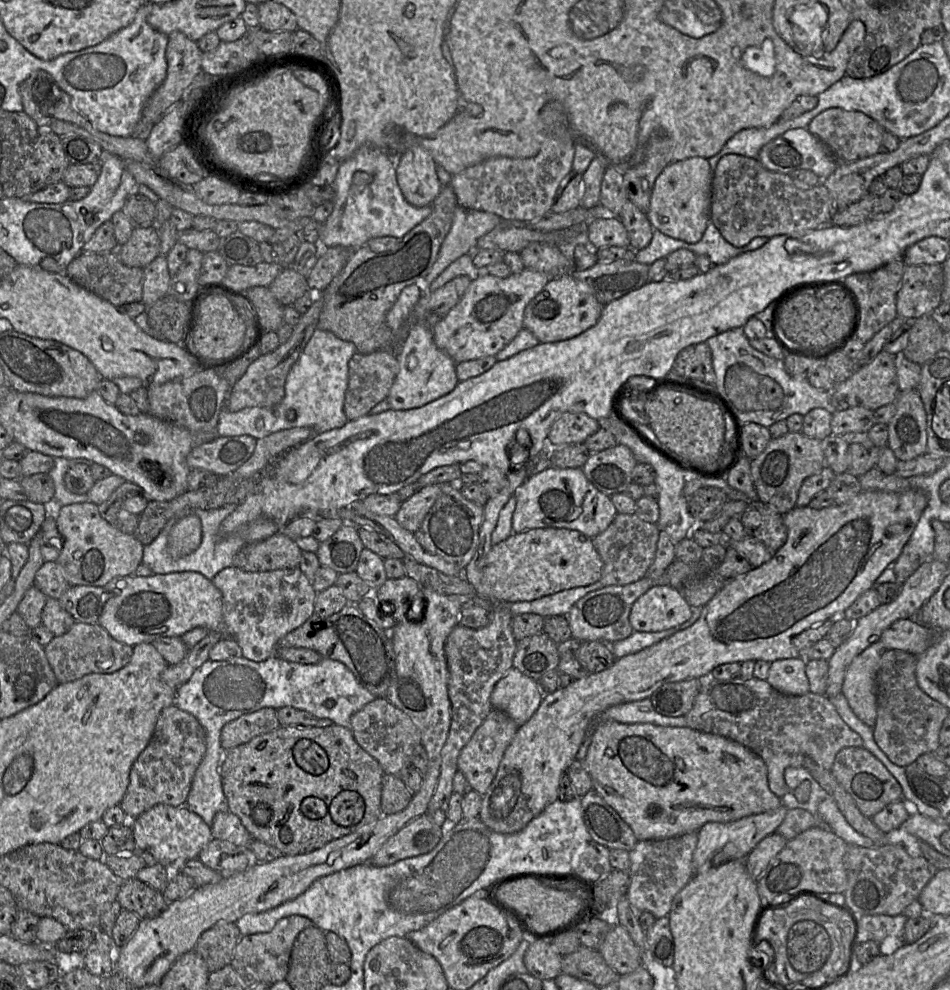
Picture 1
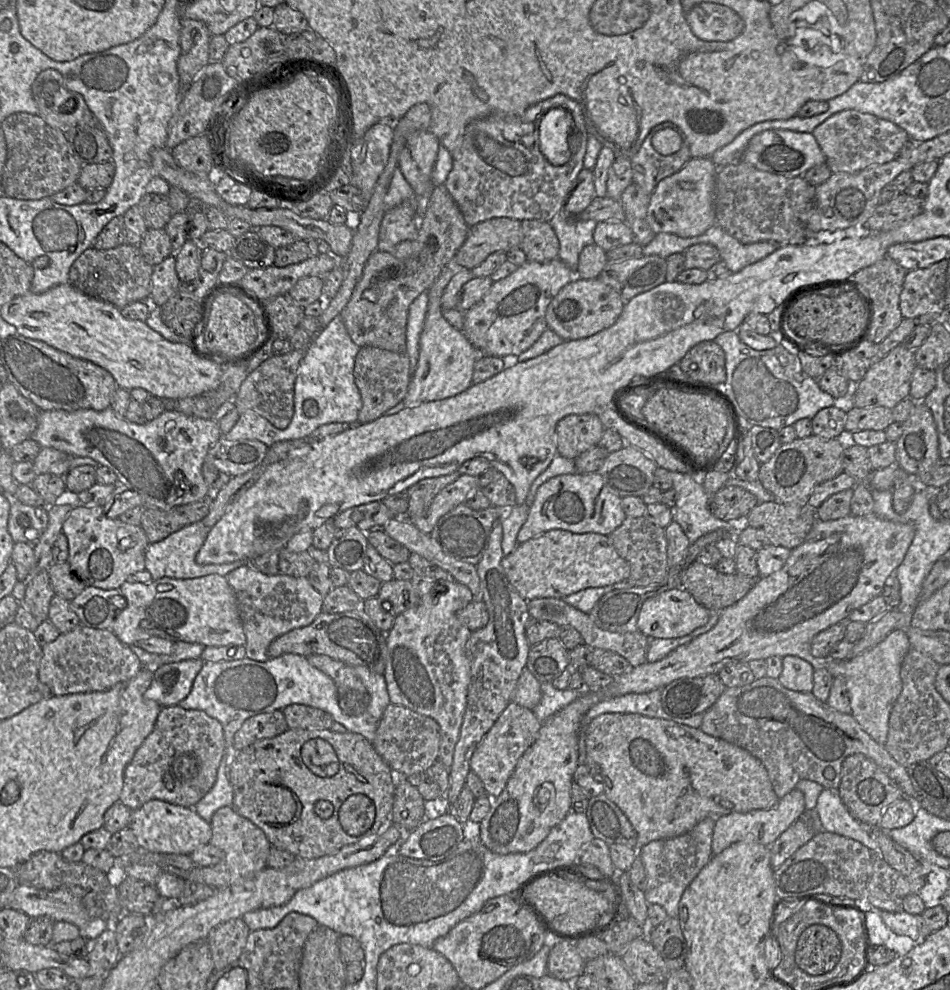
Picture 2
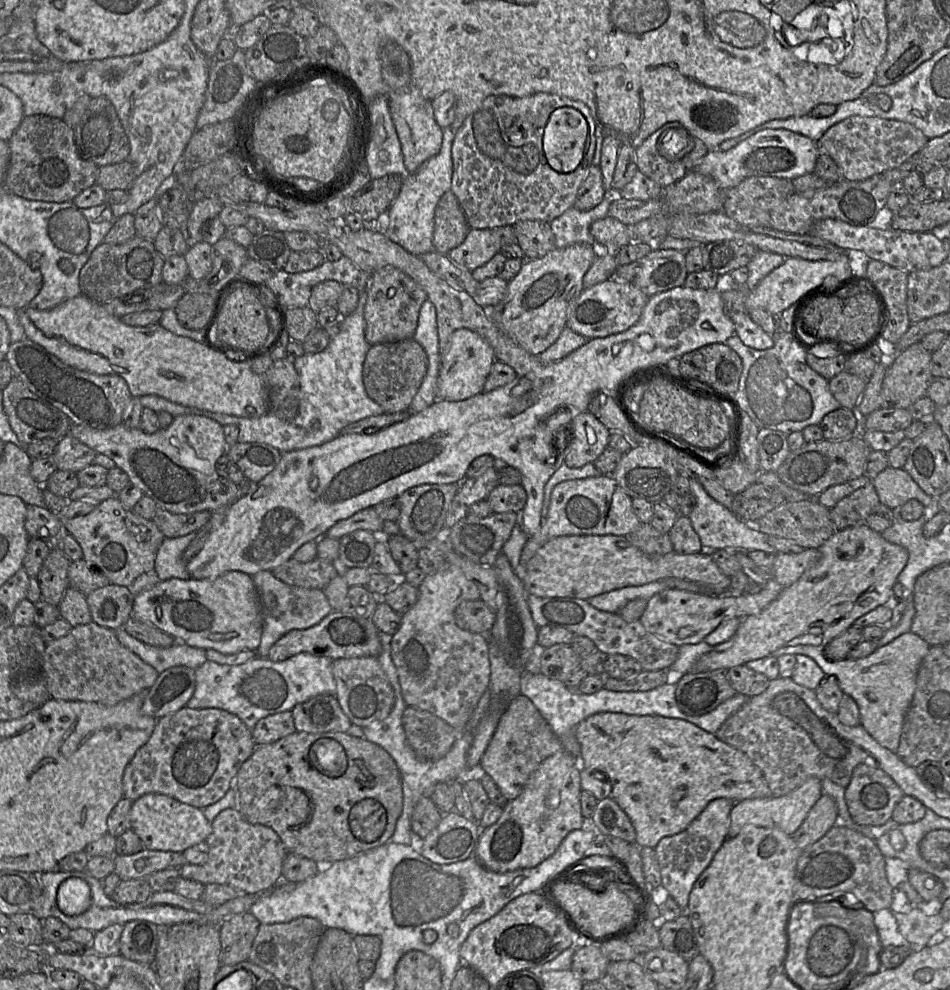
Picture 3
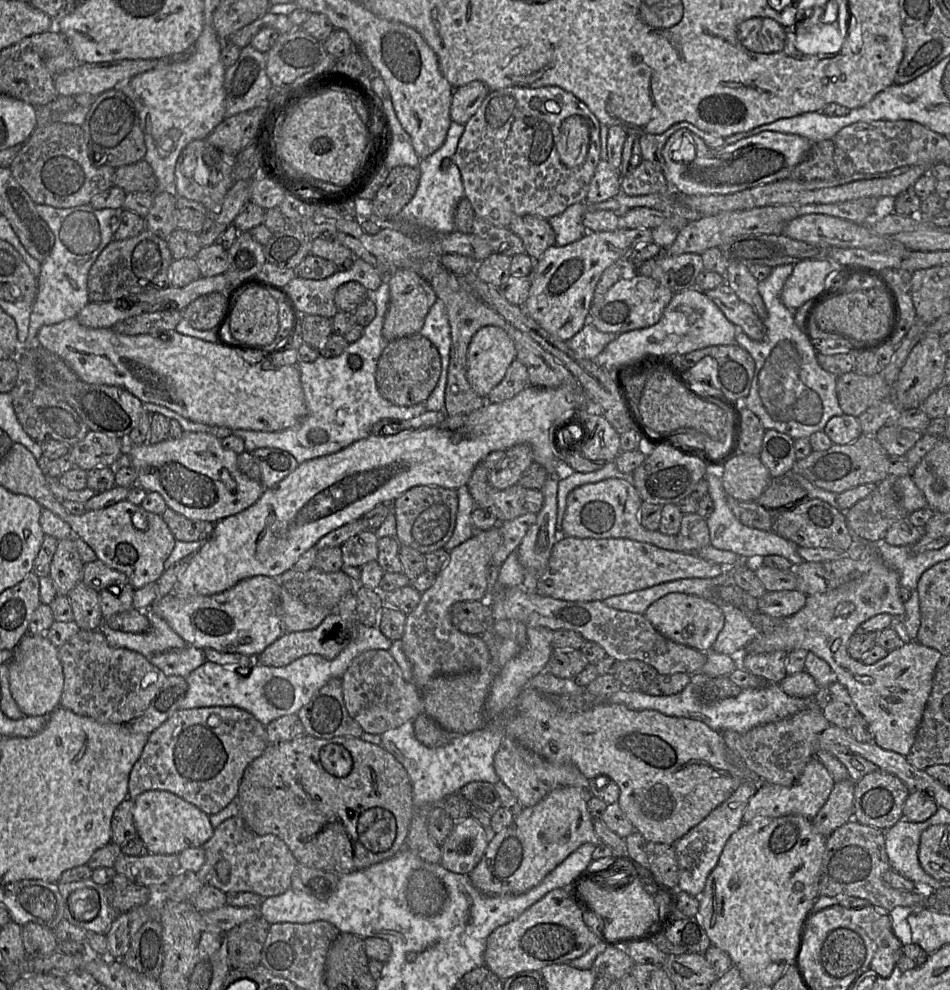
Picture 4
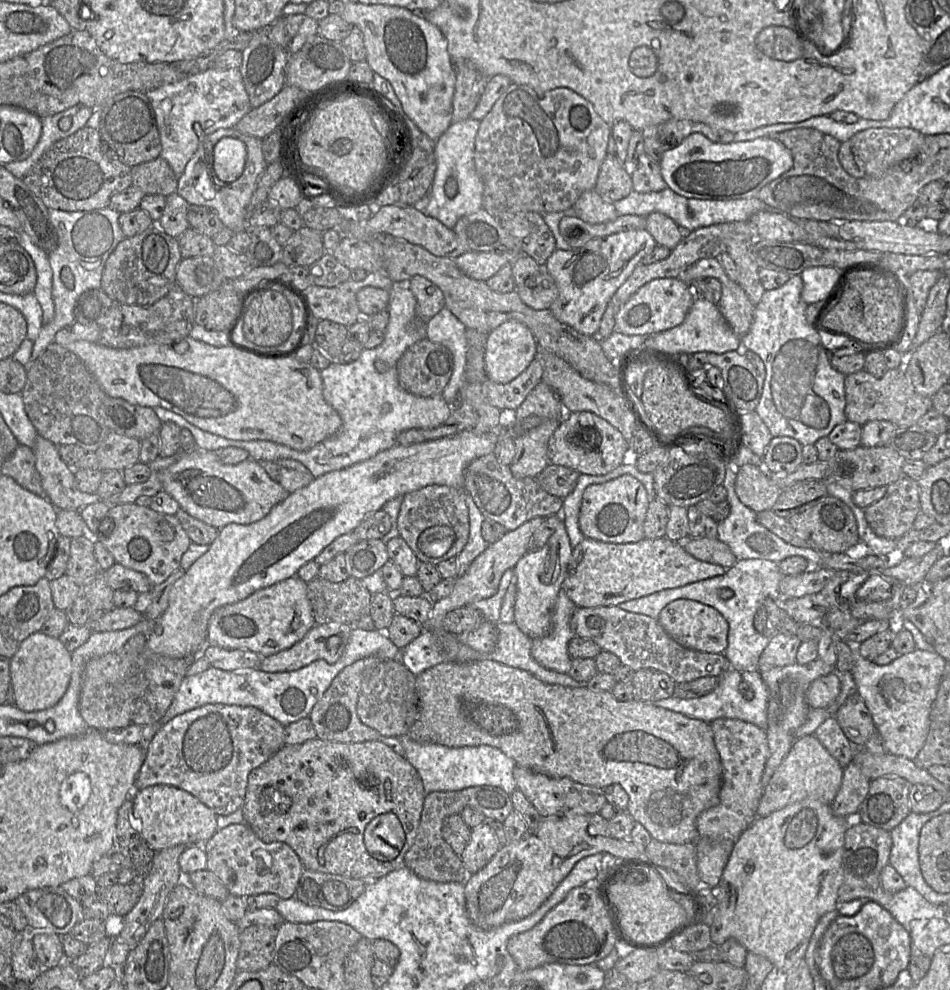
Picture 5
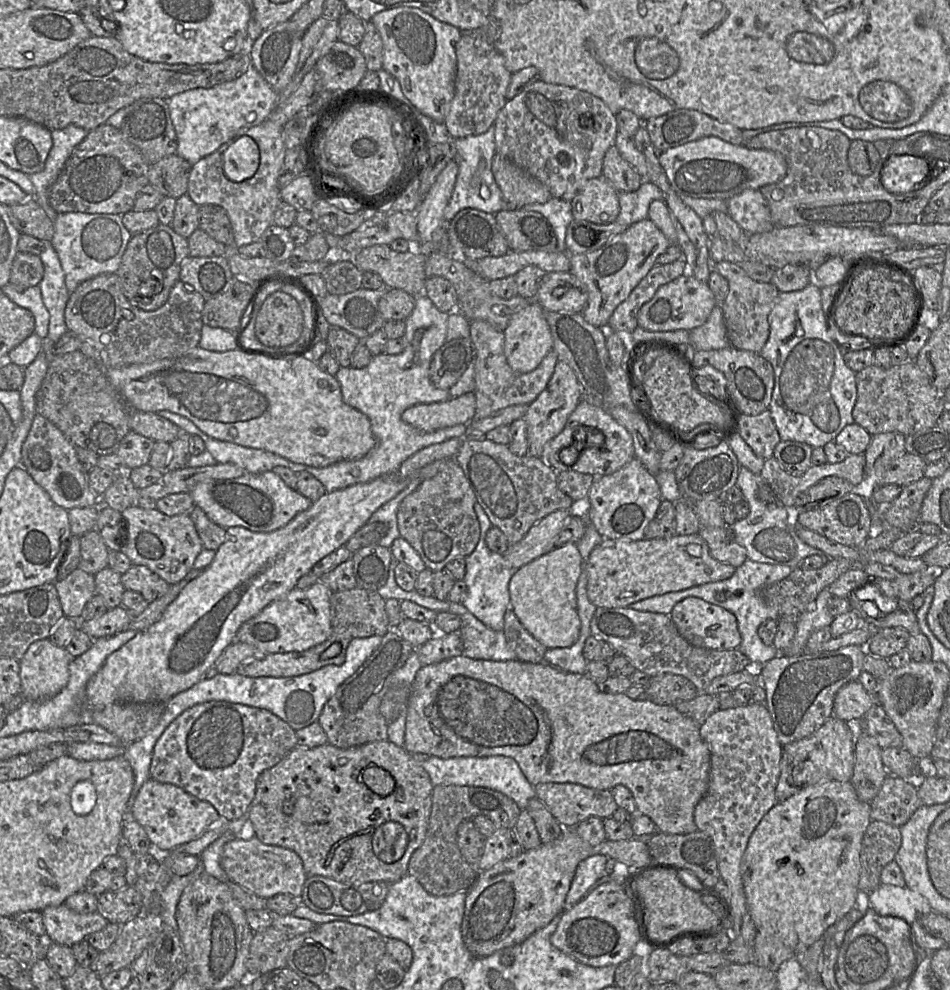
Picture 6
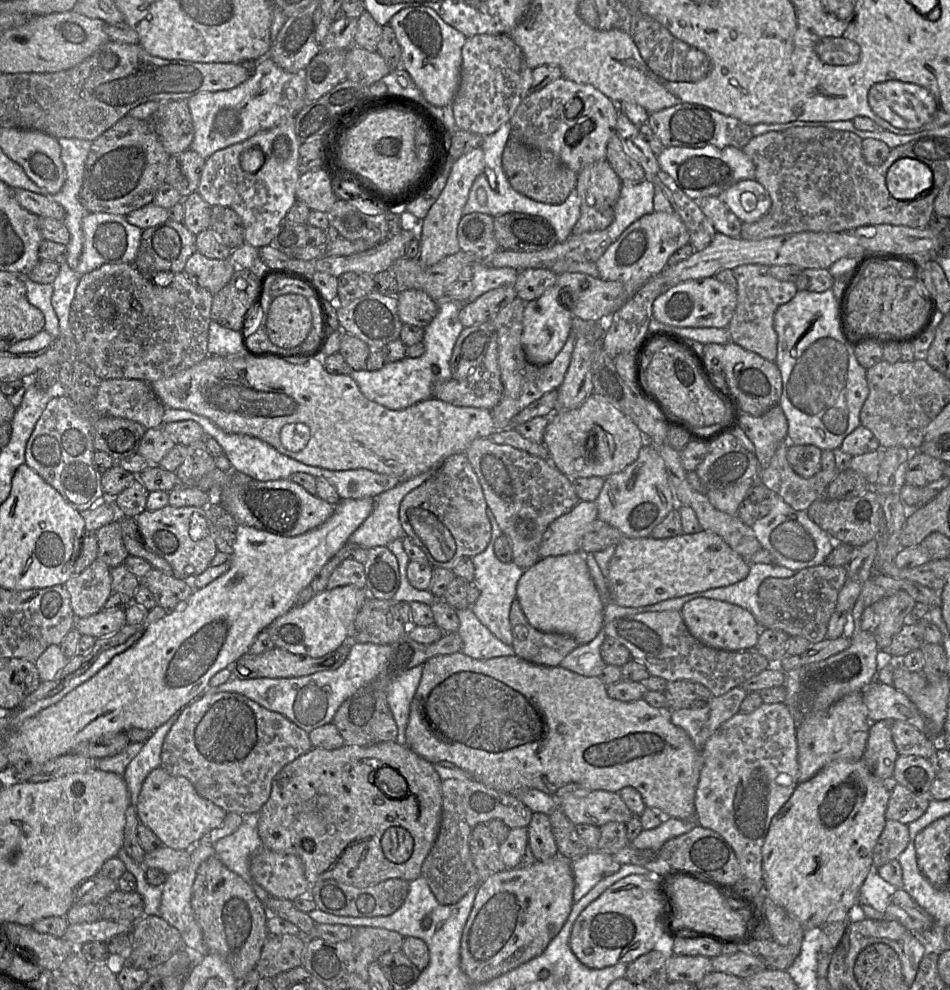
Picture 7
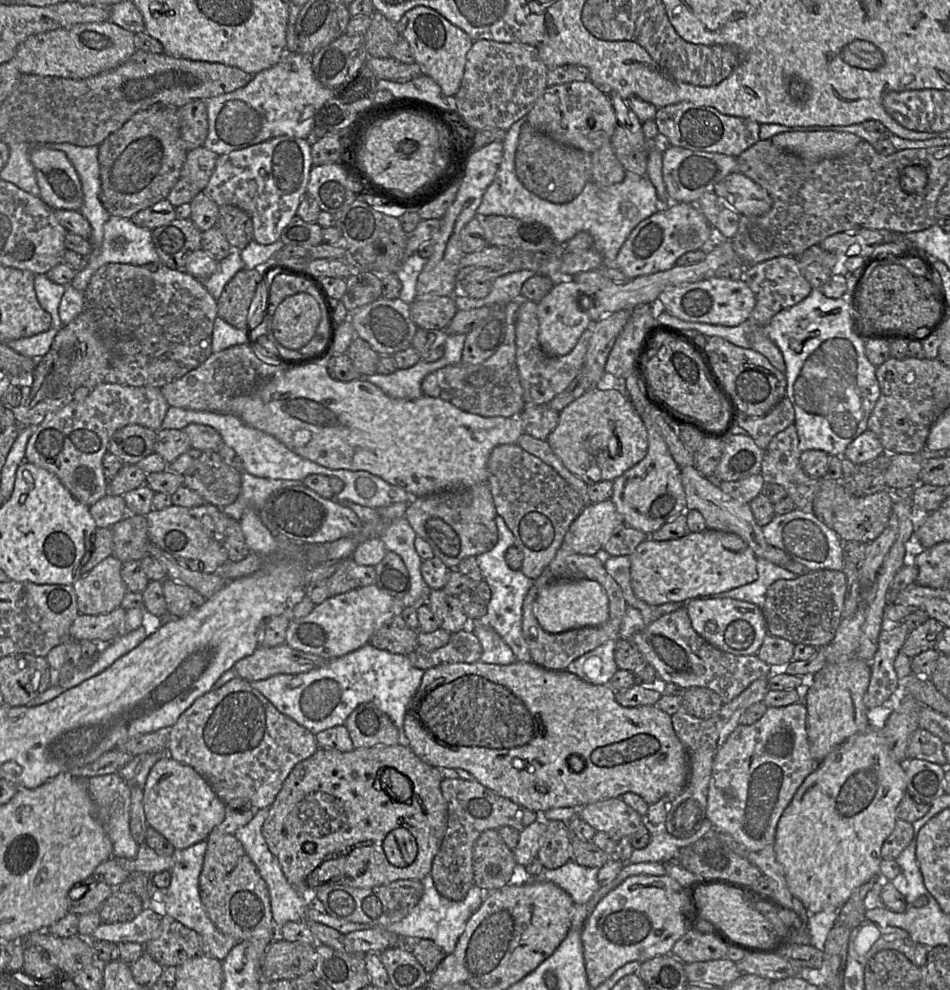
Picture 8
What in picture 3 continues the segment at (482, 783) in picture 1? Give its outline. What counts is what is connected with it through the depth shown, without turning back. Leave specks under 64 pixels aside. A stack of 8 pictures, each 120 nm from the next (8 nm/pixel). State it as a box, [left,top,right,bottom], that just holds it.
[480,694,564,801]

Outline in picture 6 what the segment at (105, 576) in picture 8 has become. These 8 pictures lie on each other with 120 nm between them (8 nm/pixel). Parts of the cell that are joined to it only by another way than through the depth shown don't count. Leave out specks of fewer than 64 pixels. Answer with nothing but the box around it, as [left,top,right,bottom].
[54,568,96,620]

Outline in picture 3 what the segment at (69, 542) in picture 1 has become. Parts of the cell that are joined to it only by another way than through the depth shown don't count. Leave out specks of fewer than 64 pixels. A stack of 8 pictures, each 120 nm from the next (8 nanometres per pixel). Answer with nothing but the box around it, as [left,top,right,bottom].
[61,496,165,588]

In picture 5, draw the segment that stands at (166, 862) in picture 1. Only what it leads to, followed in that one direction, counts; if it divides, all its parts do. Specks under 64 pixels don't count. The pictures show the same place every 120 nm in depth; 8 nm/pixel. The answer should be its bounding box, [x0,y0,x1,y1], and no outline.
[133,785,217,851]

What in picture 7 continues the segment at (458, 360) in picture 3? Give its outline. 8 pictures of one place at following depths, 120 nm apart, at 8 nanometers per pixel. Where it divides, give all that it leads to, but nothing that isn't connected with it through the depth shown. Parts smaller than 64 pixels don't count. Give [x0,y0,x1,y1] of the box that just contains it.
[521,286,575,365]

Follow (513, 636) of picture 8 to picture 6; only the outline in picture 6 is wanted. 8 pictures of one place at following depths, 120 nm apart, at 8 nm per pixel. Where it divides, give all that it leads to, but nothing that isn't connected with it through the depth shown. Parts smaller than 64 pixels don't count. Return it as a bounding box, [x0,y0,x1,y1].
[461,502,517,631]

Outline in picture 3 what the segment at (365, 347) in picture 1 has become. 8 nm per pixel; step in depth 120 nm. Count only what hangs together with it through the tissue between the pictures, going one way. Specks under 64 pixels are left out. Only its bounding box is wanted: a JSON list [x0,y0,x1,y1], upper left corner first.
[364,189,470,344]

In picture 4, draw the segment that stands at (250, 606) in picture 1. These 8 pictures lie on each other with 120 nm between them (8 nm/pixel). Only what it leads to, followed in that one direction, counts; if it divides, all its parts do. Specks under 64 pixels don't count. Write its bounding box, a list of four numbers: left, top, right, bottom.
[278,587,329,634]

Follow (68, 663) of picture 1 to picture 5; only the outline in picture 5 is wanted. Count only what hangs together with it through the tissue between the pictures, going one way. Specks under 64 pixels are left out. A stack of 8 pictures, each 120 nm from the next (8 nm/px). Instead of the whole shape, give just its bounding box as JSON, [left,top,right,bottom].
[79,633,193,731]

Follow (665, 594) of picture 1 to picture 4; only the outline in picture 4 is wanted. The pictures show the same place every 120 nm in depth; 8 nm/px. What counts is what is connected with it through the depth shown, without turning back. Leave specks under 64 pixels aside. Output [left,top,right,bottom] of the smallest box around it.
[643,590,807,652]

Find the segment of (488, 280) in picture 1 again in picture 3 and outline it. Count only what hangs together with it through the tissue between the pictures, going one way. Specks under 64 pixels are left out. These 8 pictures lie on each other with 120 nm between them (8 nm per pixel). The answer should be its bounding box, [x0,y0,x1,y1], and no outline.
[486,243,595,355]

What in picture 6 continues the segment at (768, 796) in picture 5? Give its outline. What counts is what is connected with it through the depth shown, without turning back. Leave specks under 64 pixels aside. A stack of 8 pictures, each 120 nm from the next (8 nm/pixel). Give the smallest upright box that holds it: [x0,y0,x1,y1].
[775,716,856,803]

